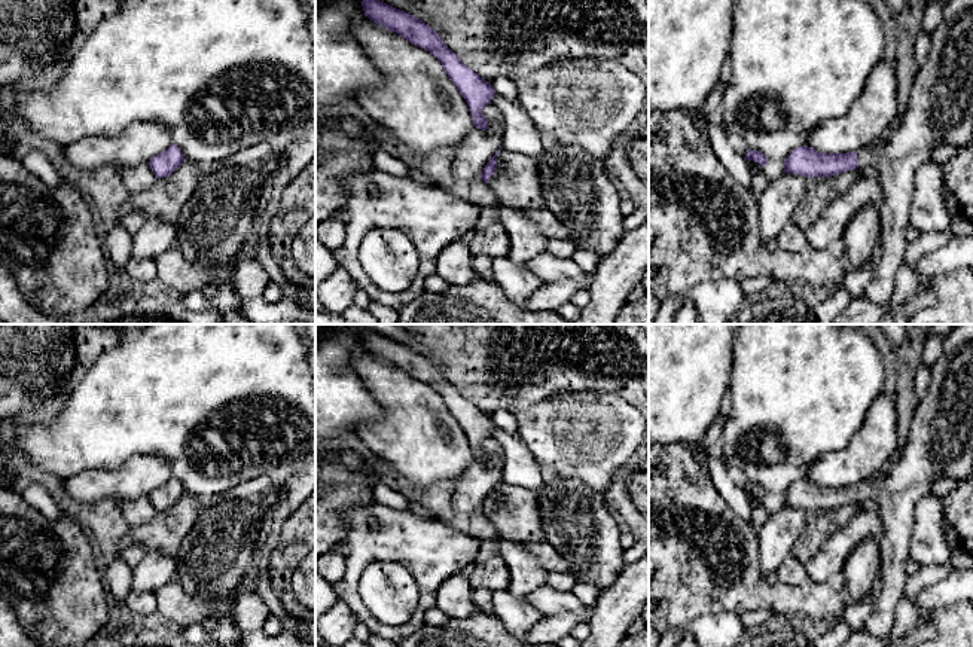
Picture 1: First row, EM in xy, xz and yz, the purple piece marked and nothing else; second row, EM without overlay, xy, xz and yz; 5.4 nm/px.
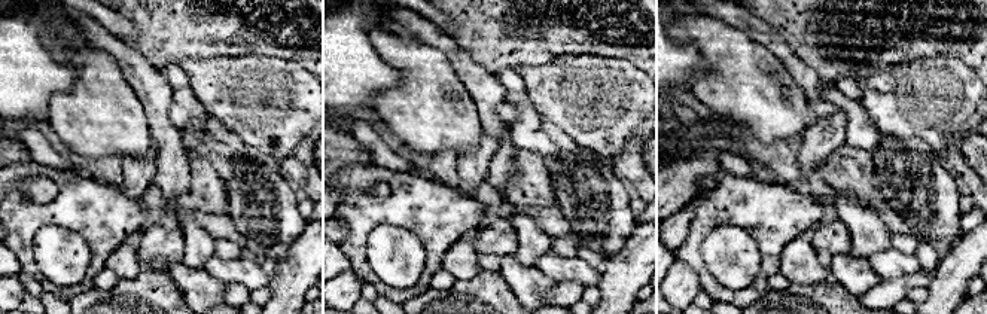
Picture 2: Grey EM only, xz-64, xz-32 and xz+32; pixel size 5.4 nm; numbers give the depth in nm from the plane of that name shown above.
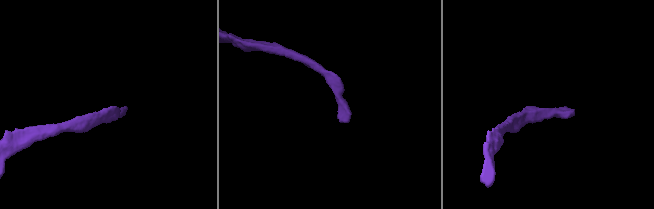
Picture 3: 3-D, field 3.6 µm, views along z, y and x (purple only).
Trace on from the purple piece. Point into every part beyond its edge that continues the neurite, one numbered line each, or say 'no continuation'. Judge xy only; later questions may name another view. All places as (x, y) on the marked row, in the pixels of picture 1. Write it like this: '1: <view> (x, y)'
no continuation

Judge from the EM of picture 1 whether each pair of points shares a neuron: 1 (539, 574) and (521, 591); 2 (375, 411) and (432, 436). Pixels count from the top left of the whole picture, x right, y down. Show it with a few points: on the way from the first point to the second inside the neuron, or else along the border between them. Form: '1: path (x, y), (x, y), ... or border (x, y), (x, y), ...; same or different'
1: path (534, 577), (525, 586); same
2: border (362, 384), (383, 412), (365, 420), (357, 435); different

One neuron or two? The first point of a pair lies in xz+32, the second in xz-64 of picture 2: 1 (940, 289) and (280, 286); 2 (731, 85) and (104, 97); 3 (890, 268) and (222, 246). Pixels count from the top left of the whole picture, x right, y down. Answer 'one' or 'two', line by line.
1: one
2: one
3: two

